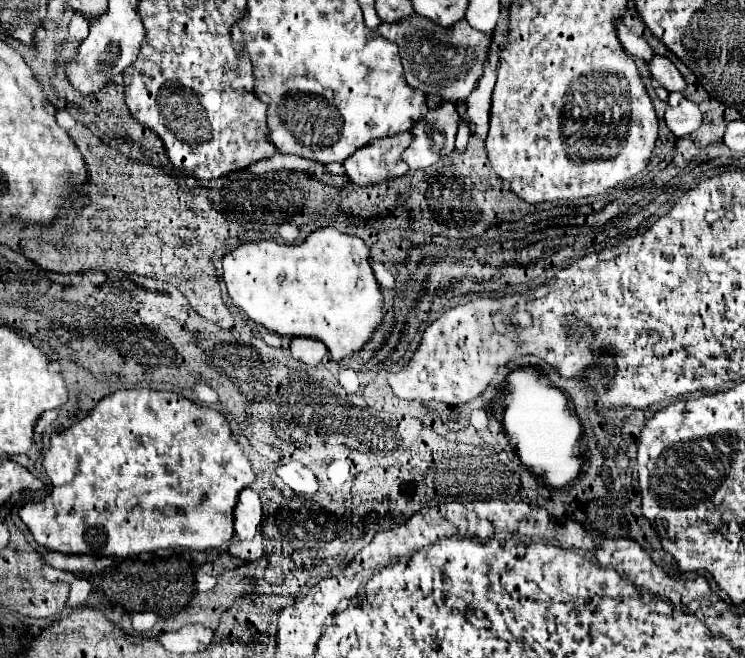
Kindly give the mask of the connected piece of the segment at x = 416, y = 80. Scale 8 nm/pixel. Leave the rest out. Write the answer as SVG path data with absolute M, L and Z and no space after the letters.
M412 15L404 17L404 21L382 23L378 33L390 41L396 41L400 47L400 57L406 73L406 81L410 87L420 89L430 95L436 93L444 97L444 101L462 103L474 91L478 81L484 75L484 61L488 59L492 33L478 31L468 25L466 19L460 19L452 27L440 27L428 17Z

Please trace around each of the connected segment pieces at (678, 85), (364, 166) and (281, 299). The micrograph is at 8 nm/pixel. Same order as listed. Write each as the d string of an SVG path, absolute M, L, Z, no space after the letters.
M654 55L648 61L648 71L650 75L666 89L666 91L682 91L686 87L684 77L680 75L680 71L672 65L670 59L662 57L662 55Z
M398 133L370 141L344 161L346 175L358 185L372 185L404 175L406 163L400 155L408 147L408 143L410 133Z
M320 227L312 231L300 245L280 245L276 241L252 241L242 243L222 257L224 283L230 299L256 323L268 331L286 337L314 337L322 341L334 361L356 353L364 343L372 339L382 313L382 293L368 263L368 247L356 235L340 233L334 227Z

